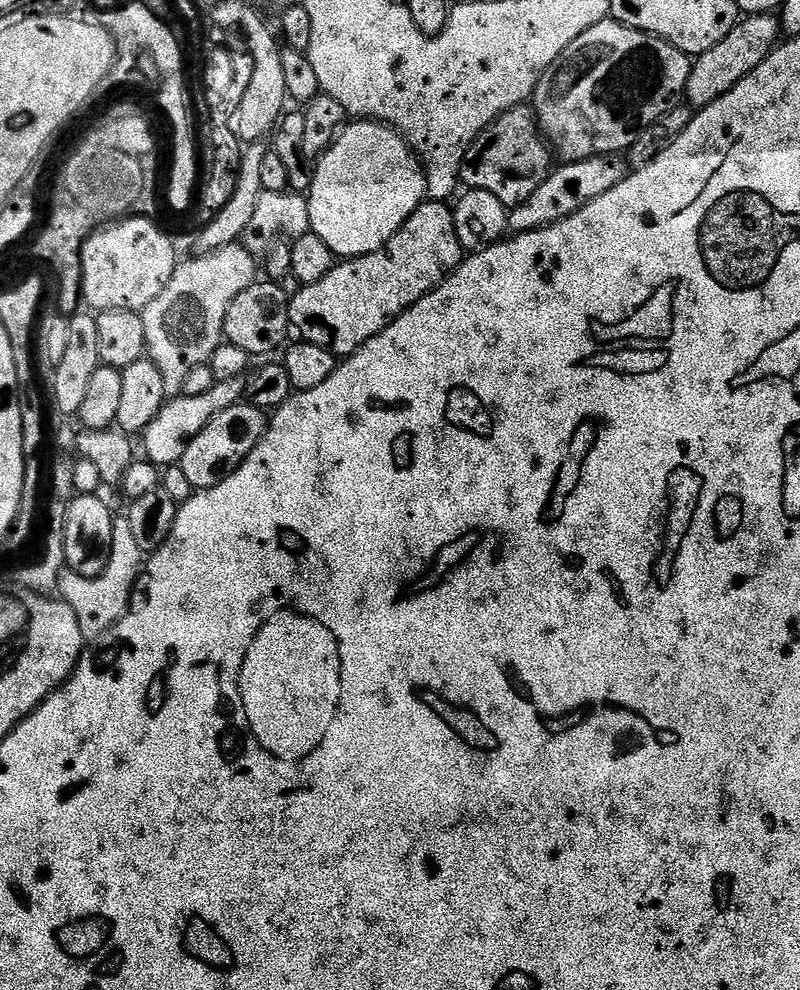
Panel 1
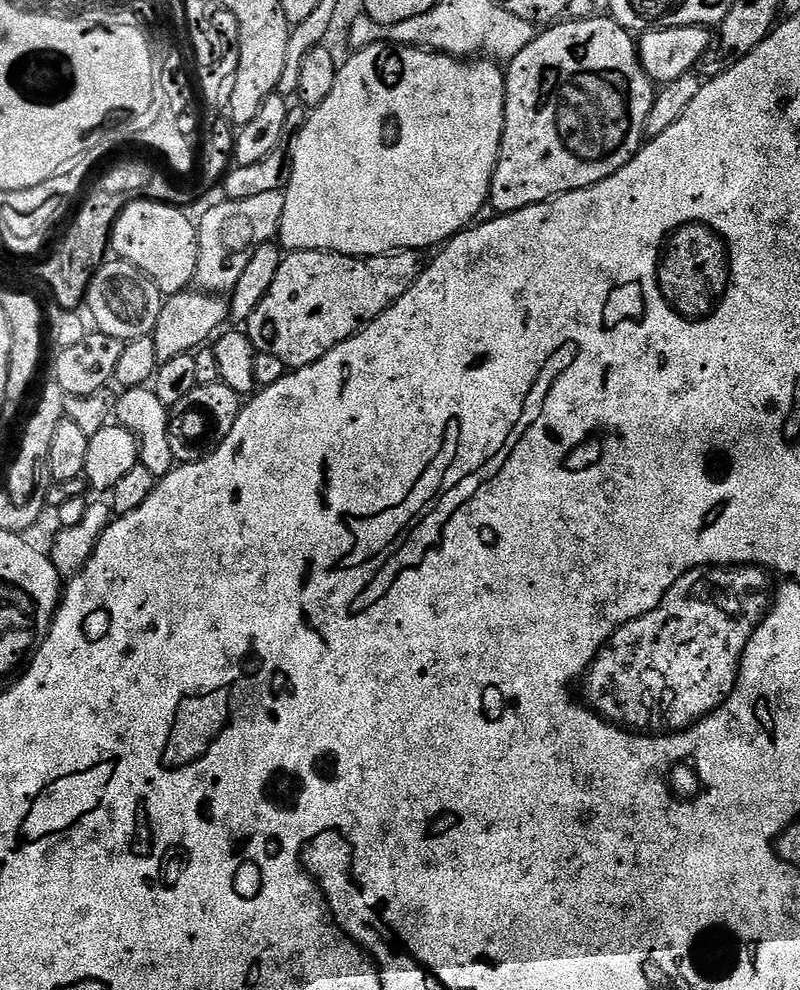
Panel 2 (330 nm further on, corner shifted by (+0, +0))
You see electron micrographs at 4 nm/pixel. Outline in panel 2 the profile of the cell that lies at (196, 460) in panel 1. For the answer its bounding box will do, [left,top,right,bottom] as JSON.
[167,383,242,464]

